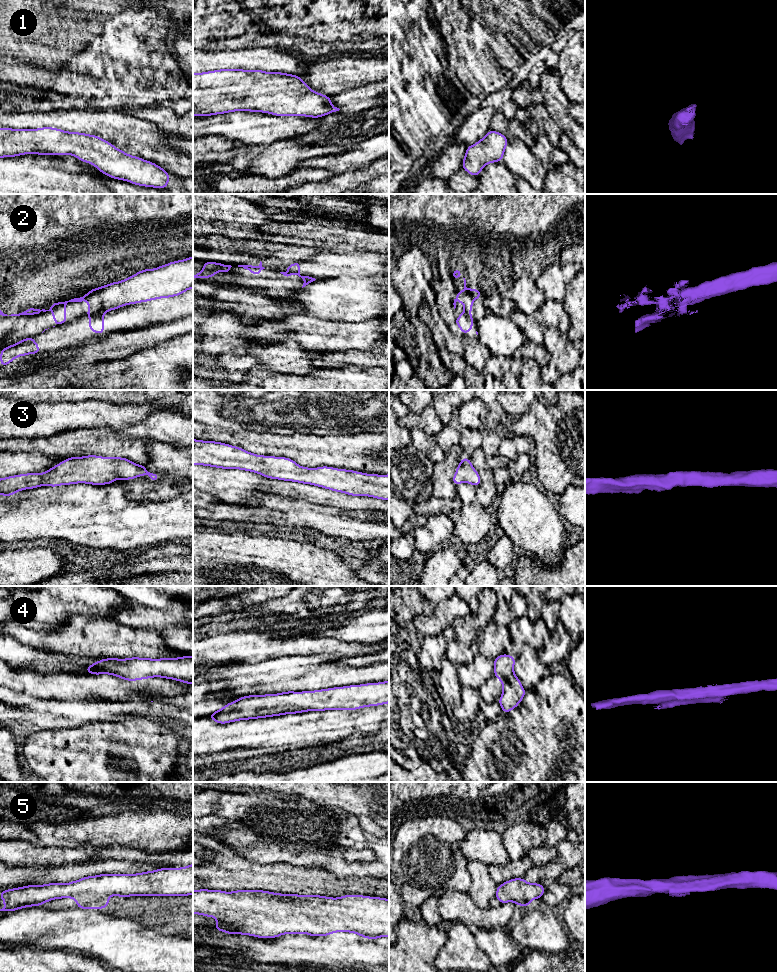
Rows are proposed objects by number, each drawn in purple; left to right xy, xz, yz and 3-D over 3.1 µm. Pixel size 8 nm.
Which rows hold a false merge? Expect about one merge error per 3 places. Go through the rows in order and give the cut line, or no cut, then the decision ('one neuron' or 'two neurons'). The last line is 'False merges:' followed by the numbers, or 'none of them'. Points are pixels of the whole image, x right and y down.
1: cut none; one neuron
2: cut xy (103, 311), (98, 311), (90, 317); two neurons
3: cut none; one neuron
4: cut none; one neuron
5: cut none; one neuron
False merges: 2

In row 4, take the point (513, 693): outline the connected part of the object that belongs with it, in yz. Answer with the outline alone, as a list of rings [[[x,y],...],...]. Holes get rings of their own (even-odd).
[[[501,654],[494,661],[494,676],[502,682],[503,692],[498,700],[503,714],[517,708],[523,700],[526,690],[514,673],[516,658],[508,654]]]

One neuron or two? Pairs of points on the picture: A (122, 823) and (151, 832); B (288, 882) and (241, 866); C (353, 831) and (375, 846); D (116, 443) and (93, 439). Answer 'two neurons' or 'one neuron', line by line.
A: one neuron
B: one neuron
C: one neuron
D: one neuron

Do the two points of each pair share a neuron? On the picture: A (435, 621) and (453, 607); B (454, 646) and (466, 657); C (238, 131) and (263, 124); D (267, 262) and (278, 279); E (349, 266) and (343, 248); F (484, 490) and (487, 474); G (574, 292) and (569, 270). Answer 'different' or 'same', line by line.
A: same
B: same
C: same
D: different
E: different
F: same
G: different

